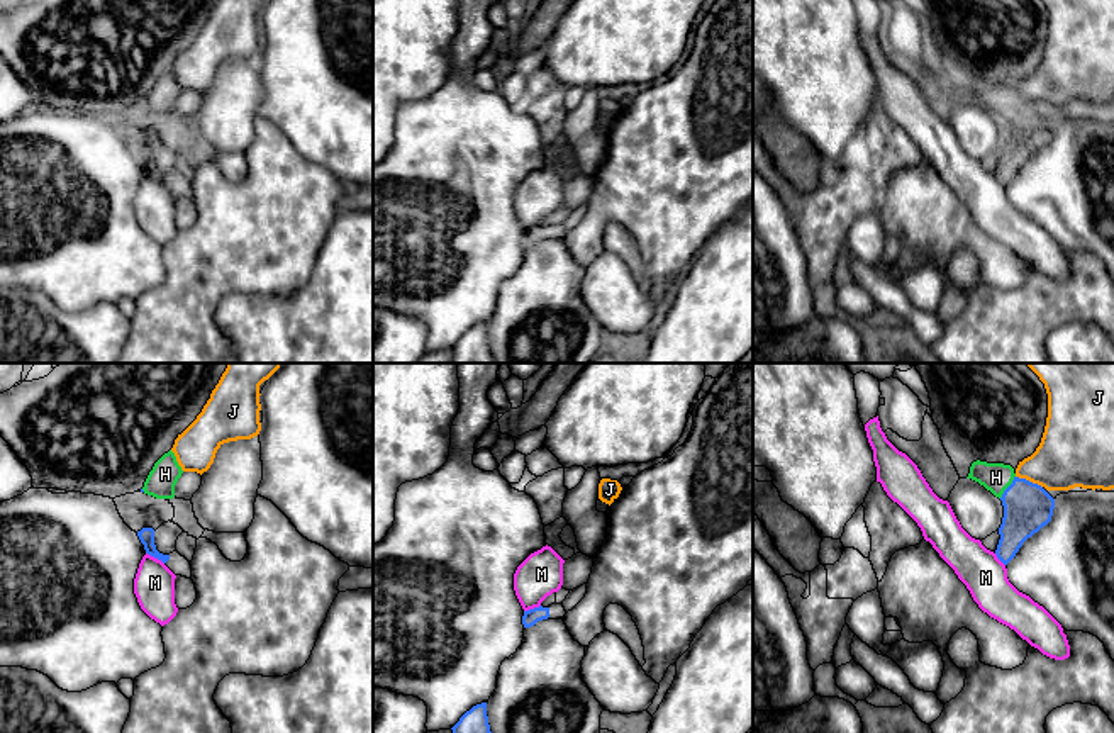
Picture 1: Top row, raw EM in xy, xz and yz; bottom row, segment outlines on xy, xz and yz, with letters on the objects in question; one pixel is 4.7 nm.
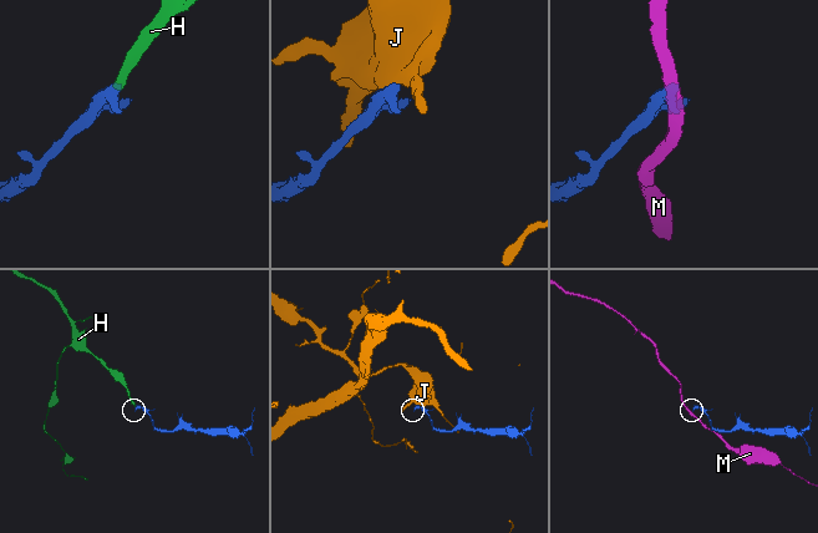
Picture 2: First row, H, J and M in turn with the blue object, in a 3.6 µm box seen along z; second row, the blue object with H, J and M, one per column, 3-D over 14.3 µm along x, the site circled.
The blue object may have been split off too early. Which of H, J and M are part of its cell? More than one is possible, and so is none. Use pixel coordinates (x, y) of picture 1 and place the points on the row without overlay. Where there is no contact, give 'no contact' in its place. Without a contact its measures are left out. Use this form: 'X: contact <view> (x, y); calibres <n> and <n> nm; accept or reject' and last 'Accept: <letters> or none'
H: contact yz (1008, 107); calibres 220 and 140 nm; accept
J: contact yz (1028, 100); calibres 220 and 320 nm; reject
M: contact xy (155, 177); calibres 80 and 190 nm; reject
Accept: H

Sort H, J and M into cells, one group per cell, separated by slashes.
H / J / M

